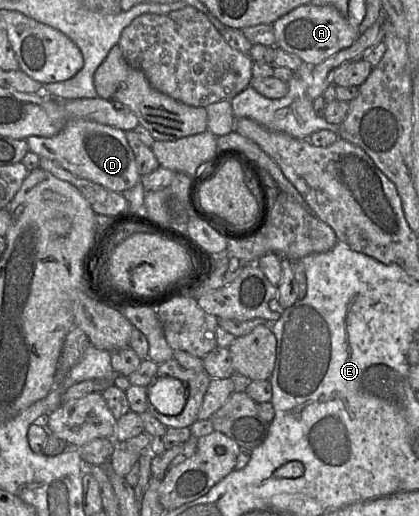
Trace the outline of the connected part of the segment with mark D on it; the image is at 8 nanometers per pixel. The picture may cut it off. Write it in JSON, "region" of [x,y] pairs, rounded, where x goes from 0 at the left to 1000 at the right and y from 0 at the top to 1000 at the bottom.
{"region":[[[165,231],[131,264],[69,264],[60,273],[72,295],[126,310],[177,341],[212,349],[267,372],[291,374],[334,351],[298,256],[272,246],[215,233]]]}

